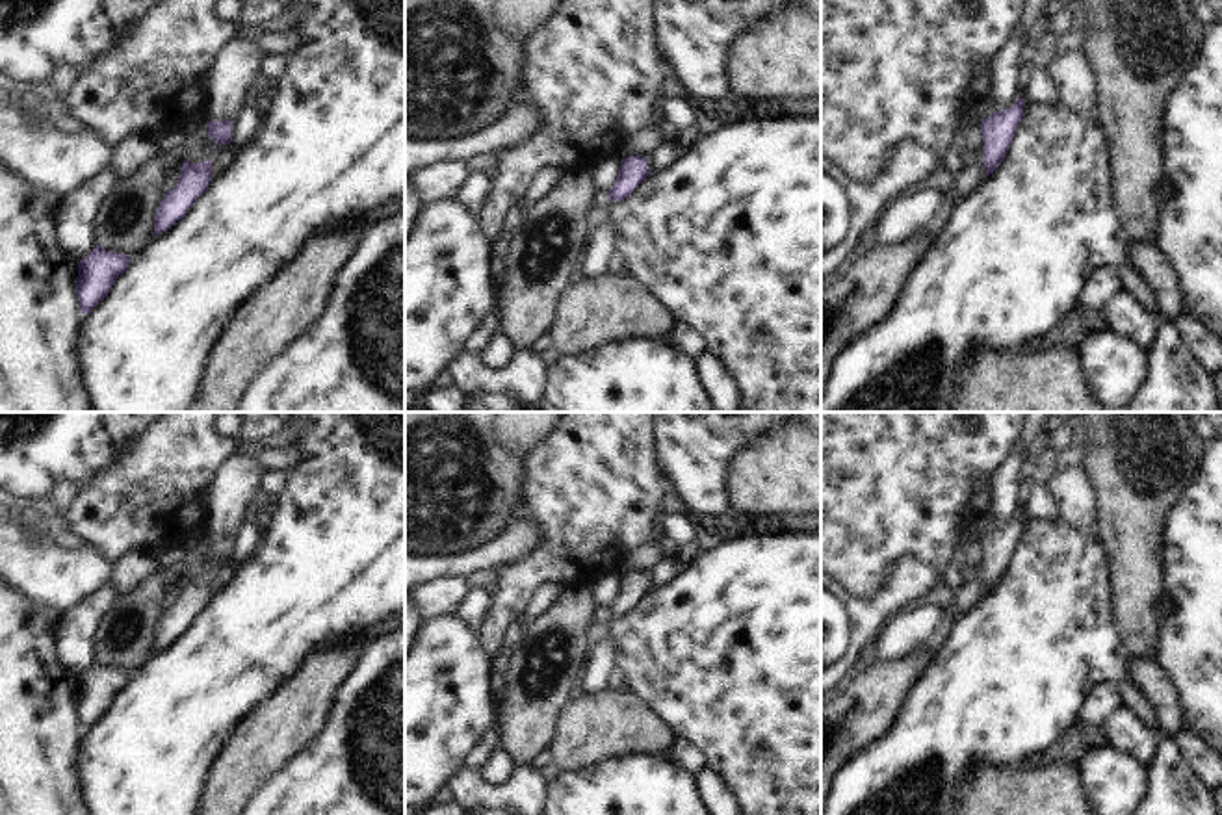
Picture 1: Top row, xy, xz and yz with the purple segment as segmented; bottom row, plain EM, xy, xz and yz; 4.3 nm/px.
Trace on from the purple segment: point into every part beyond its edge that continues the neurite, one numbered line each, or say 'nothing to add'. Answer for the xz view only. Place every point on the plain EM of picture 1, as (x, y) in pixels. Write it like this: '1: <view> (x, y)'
nothing to add.

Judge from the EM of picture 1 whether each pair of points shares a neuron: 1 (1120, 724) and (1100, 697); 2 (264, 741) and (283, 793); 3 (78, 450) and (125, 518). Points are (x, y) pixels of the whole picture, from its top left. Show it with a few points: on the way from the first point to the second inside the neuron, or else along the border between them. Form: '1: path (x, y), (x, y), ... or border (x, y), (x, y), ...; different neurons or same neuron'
1: border (1124, 706), (1102, 724); different neurons
2: border (307, 745), (253, 795); different neurons
3: border (129, 446), (80, 487); different neurons

